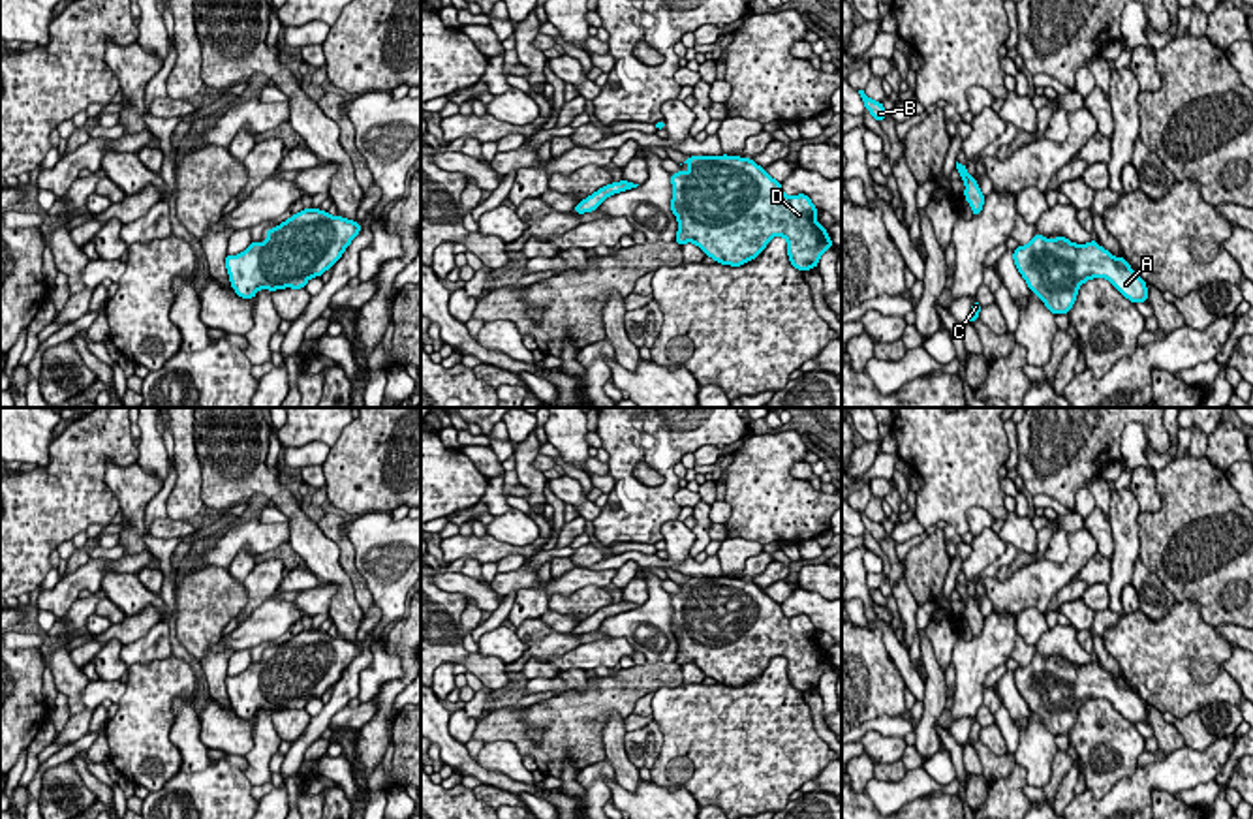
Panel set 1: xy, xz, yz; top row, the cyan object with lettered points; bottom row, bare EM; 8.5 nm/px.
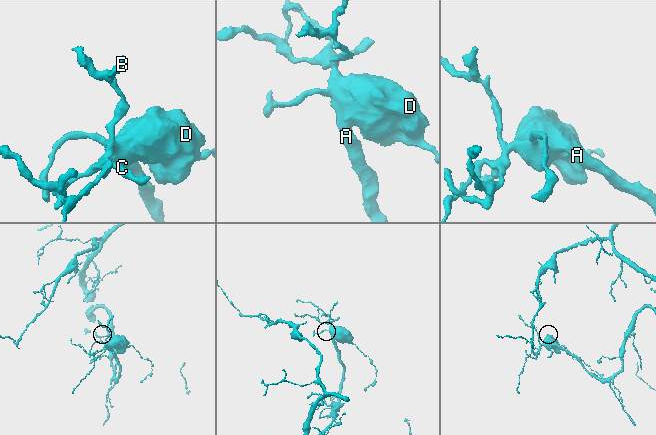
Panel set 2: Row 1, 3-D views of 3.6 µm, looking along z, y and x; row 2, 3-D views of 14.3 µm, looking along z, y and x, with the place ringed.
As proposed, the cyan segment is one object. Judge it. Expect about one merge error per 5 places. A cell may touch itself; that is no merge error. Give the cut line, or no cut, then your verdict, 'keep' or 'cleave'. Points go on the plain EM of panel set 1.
cut none; keep

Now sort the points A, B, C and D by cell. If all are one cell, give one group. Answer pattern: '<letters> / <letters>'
A B C D

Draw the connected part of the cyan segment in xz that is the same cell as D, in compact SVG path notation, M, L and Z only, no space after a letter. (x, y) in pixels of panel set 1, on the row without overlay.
M723 575L689 577L684 584L689 586L688 594L680 590L678 594L671 595L671 605L674 610L671 631L678 641L678 654L674 661L680 667L693 663L704 672L704 676L714 678L716 684L740 688L761 676L772 657L785 657L789 682L802 693L815 689L823 672L834 667L827 650L817 644L817 629L812 620L806 614L793 618L785 616L781 603L774 601L753 580Z

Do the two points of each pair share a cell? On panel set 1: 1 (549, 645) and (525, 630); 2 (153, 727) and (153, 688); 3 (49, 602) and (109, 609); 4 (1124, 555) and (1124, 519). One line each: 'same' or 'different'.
1: same
2: same
3: different
4: same

